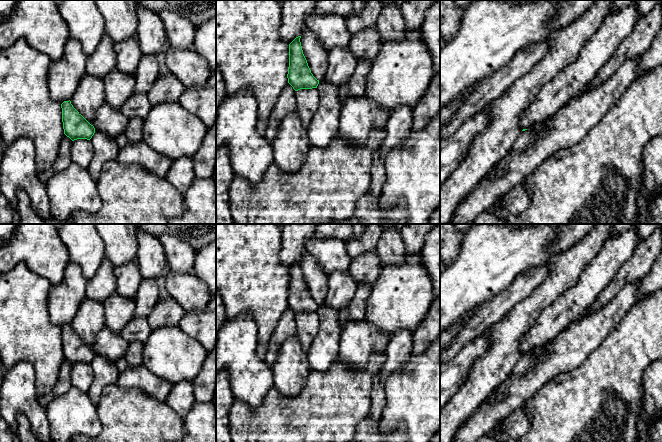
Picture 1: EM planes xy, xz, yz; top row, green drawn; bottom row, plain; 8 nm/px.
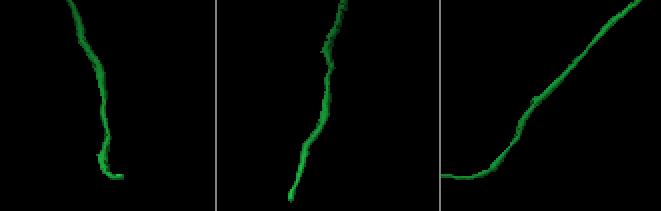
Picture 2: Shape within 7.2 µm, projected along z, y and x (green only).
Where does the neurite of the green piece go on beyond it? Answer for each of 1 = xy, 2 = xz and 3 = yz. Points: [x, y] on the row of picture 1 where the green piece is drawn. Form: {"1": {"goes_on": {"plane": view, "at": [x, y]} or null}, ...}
{"1": {"goes_on": null}, "2": {"goes_on": null}, "3": {"goes_on": null}}

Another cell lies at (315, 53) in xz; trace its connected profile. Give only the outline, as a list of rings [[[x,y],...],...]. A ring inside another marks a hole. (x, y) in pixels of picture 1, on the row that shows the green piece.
[[[308,29],[301,35],[300,42],[311,73],[317,80],[323,79],[328,70],[329,51]]]

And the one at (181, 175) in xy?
[[[186,157],[172,162],[165,178],[179,193],[184,194],[196,178],[193,159]]]

